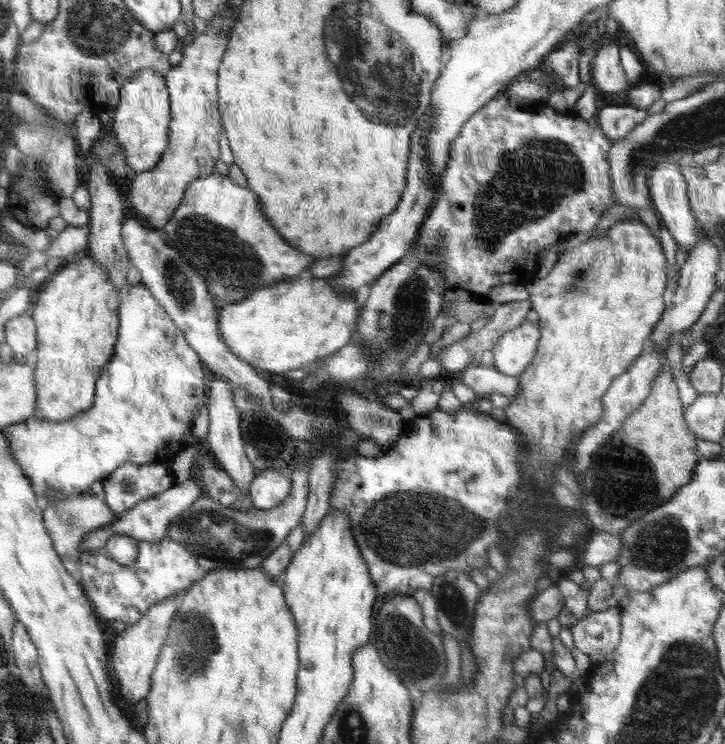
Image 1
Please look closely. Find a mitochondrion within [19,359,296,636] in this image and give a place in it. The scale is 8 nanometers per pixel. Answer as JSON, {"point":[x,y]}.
{"point":[212,534]}

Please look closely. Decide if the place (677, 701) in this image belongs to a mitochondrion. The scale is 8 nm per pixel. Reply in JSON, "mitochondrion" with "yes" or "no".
{"mitochondrion":"yes"}

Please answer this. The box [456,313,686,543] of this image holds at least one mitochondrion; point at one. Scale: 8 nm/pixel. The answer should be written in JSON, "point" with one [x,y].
{"point":[633,484]}

